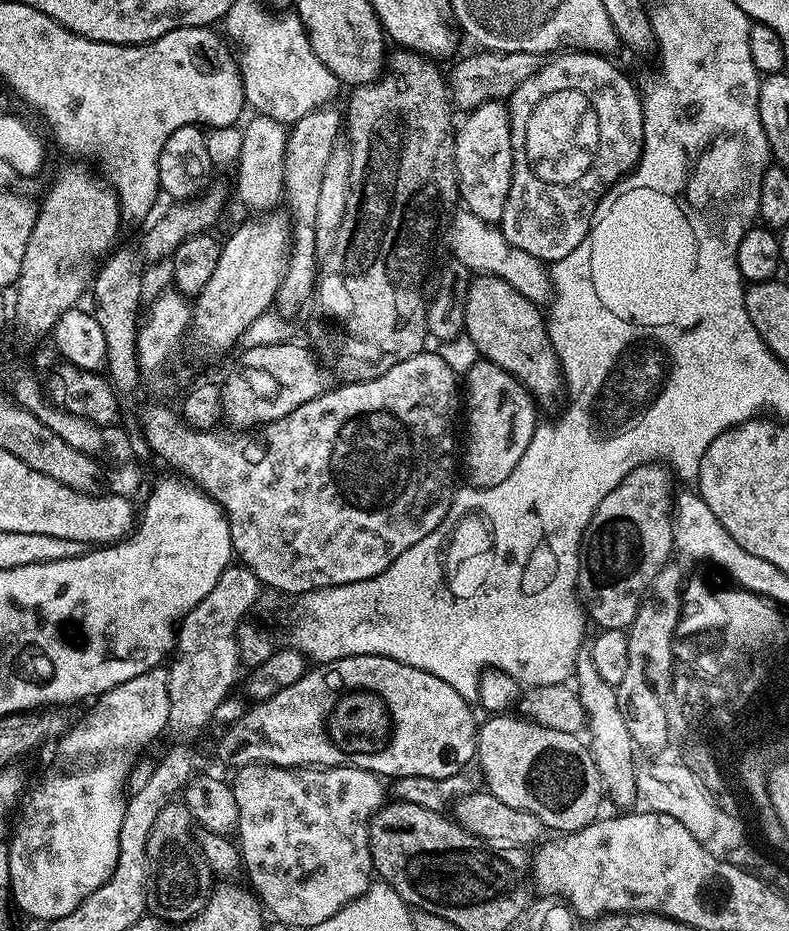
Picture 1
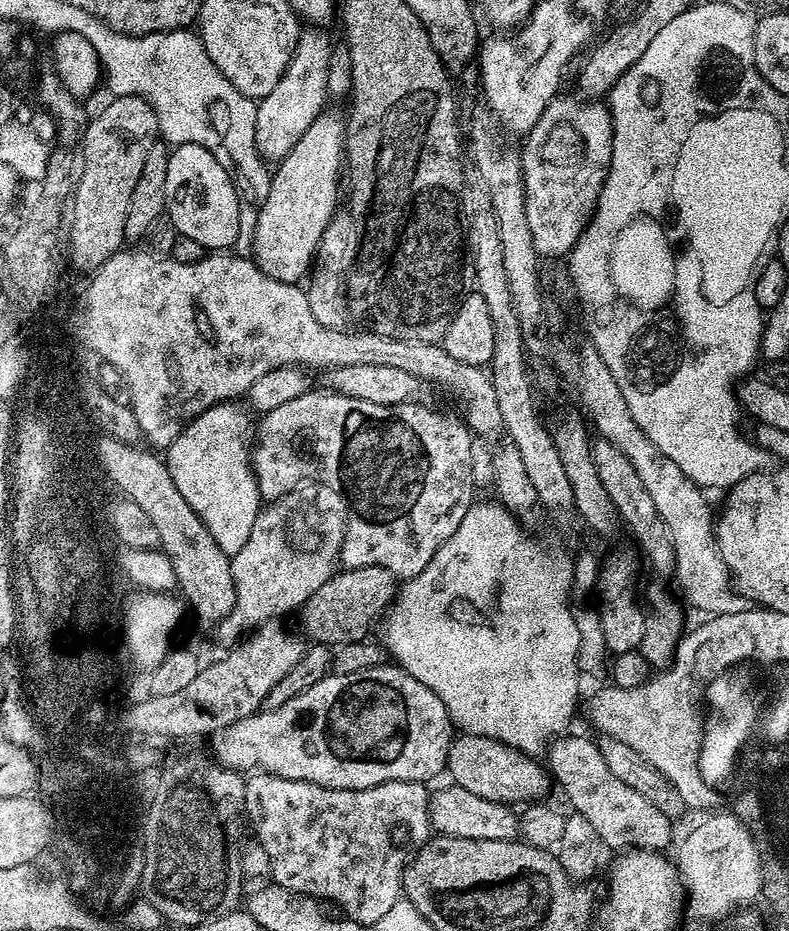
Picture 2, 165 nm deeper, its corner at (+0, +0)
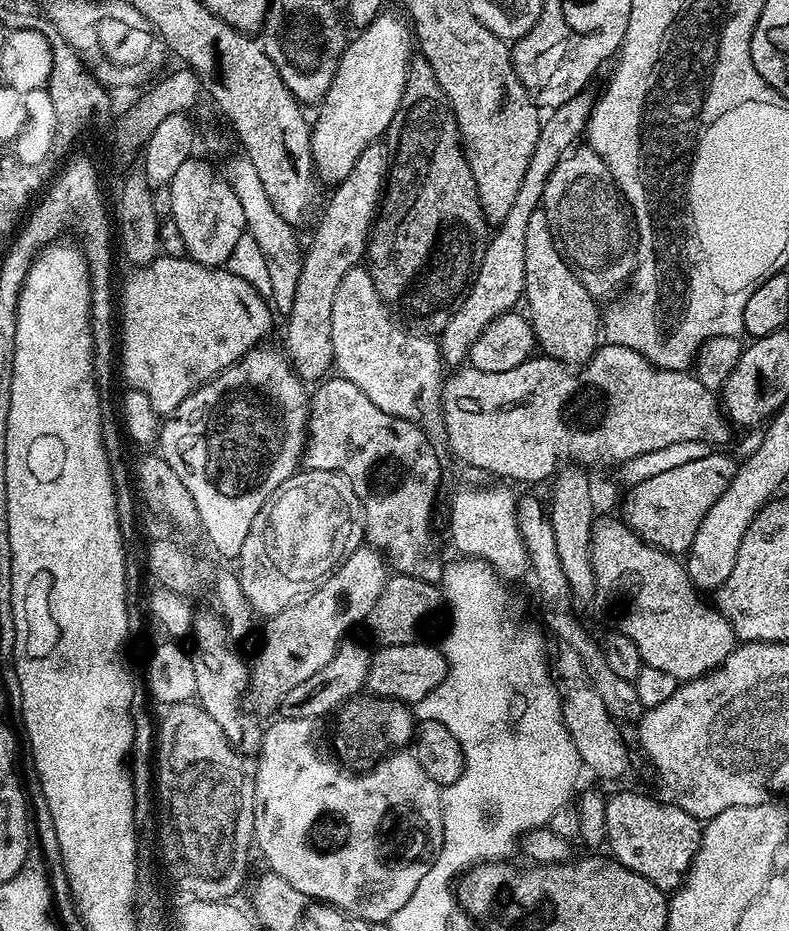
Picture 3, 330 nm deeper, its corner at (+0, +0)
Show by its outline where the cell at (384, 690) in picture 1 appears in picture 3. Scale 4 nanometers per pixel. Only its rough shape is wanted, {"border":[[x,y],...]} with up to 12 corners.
{"border":[[361,694],[337,718],[346,759],[372,766],[414,740],[407,703]]}

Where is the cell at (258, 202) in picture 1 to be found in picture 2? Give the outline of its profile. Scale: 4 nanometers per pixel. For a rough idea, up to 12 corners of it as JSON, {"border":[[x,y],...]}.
{"border":[[308,26],[256,106],[254,142],[279,162],[325,111],[333,41]]}

